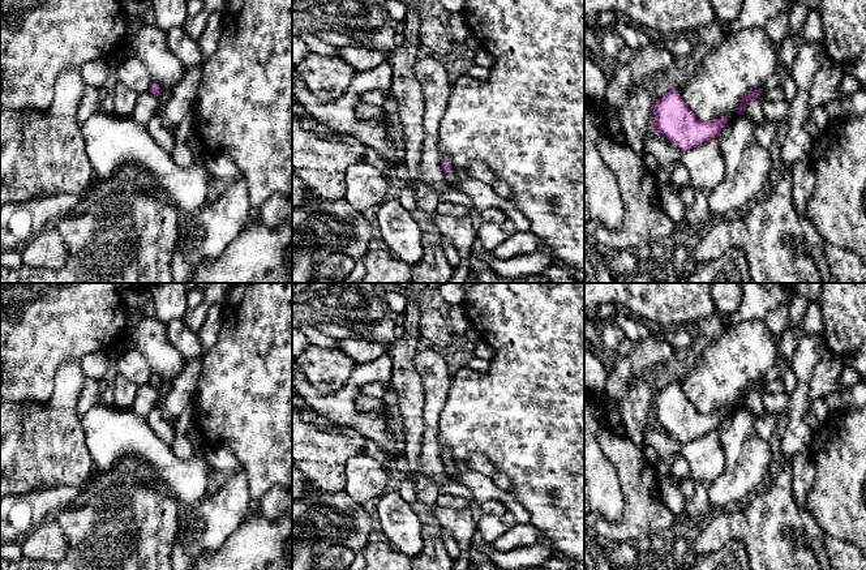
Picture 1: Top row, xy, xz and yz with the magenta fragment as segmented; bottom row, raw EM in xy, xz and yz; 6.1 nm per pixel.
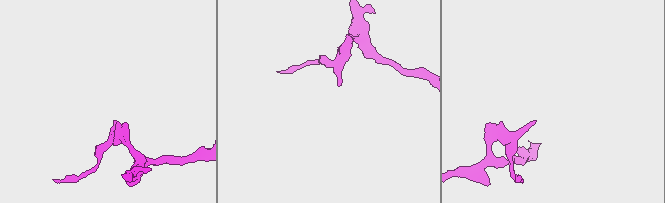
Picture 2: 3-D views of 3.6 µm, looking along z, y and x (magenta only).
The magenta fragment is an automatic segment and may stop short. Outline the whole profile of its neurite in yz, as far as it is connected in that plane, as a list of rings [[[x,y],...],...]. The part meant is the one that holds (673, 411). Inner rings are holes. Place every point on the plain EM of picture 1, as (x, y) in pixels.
[[[674,378],[655,394],[653,406],[653,421],[676,436],[682,443],[717,430],[728,416],[728,408],[708,413],[698,412]]]

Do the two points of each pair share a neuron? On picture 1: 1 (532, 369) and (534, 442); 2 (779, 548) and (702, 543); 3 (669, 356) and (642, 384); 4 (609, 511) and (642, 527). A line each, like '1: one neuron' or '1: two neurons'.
1: one neuron
2: one neuron
3: two neurons
4: two neurons

